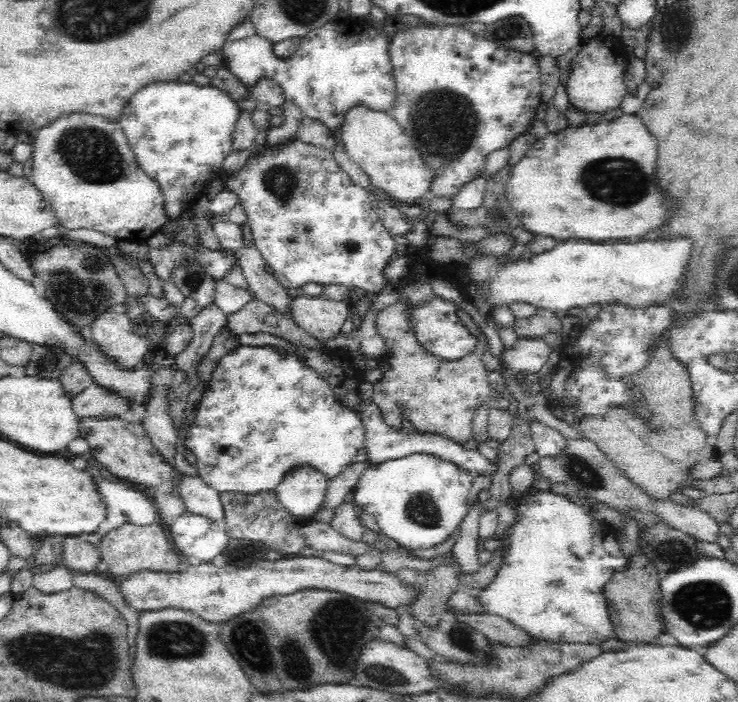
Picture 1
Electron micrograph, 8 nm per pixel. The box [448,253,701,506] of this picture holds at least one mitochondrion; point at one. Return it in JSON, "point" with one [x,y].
{"point":[583,473]}

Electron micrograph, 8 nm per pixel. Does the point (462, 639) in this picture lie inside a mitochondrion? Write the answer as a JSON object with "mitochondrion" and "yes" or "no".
{"mitochondrion":"yes"}

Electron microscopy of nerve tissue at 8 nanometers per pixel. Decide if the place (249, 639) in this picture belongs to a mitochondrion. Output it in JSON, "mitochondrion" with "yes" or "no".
{"mitochondrion":"yes"}

